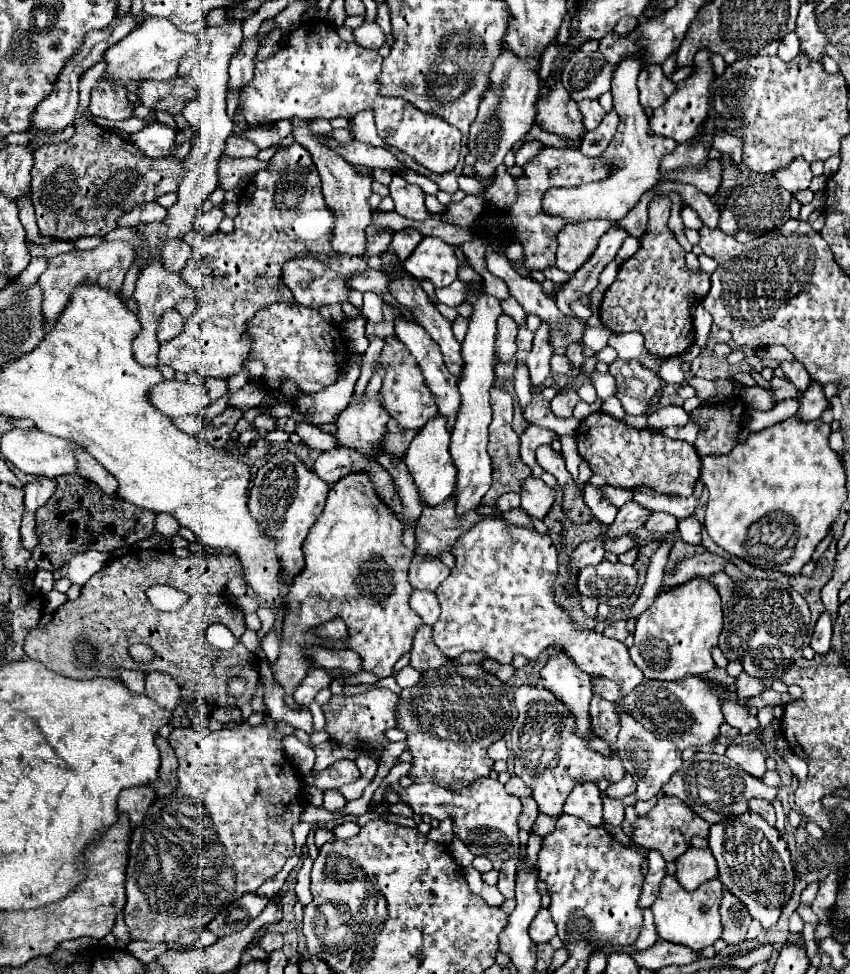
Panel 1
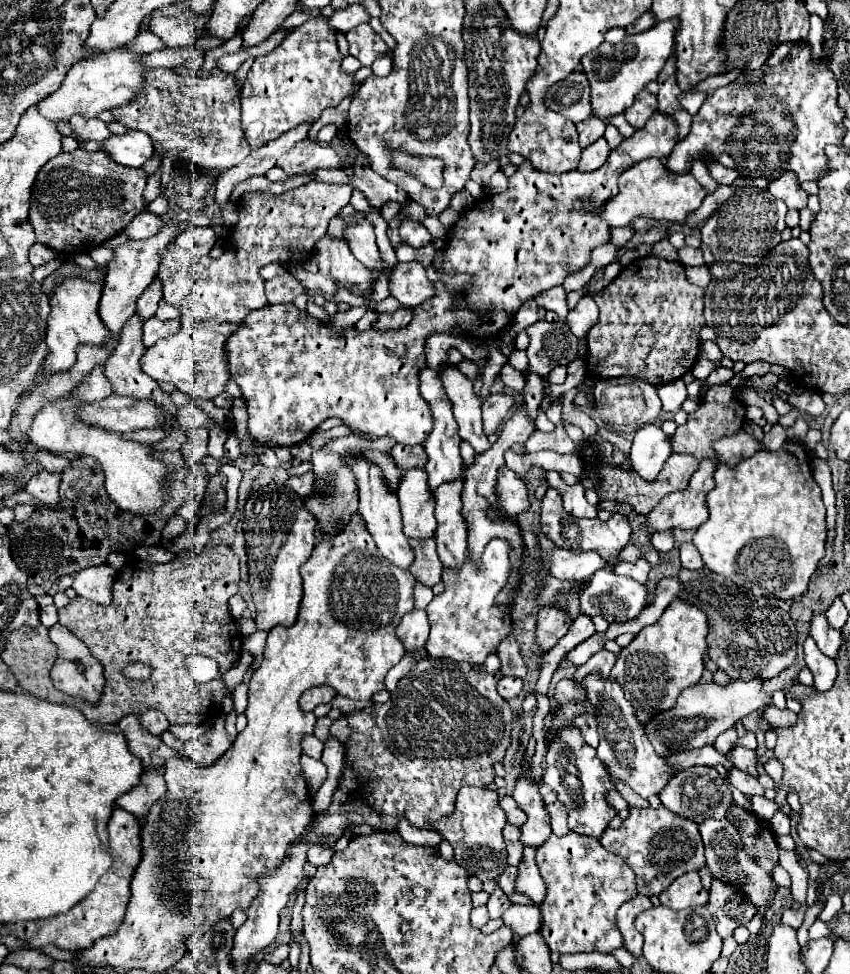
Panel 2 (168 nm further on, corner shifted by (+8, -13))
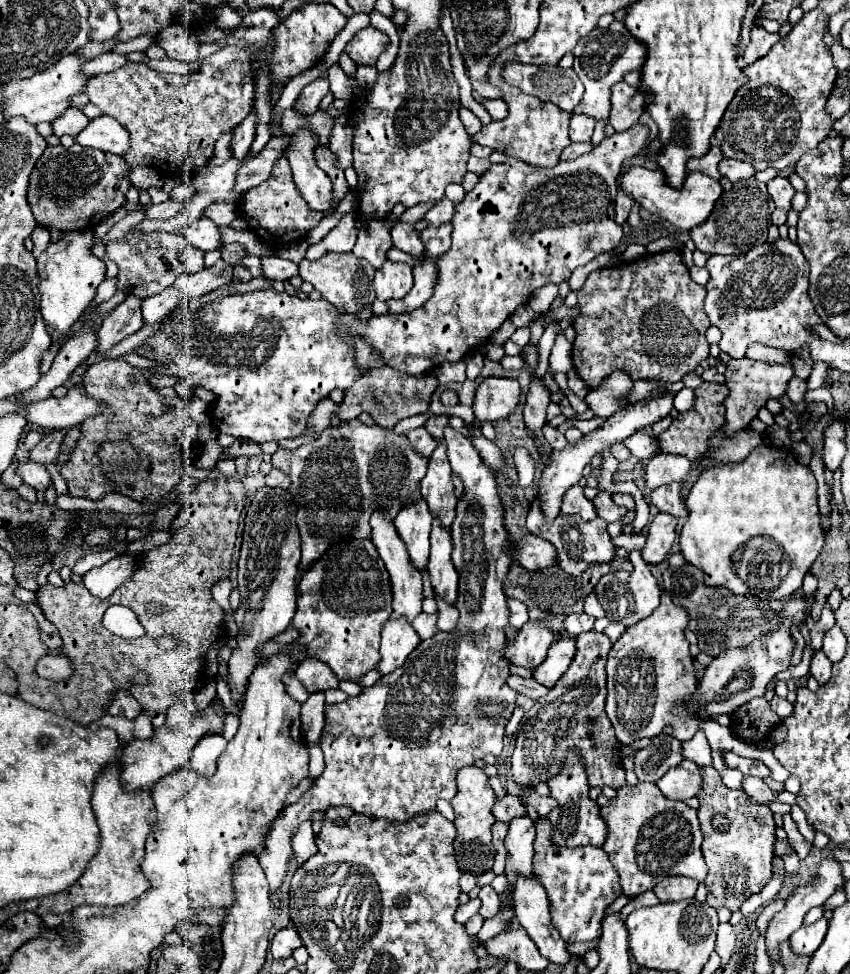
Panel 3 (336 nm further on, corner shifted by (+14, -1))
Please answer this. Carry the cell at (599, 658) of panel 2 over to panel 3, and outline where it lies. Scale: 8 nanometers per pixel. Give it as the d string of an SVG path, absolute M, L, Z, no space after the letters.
M588 631L578 635L576 639L576 657L572 661L572 665L568 667L568 671L558 679L558 683L552 687L552 691L544 697L538 699L534 703L534 707L528 711L528 721L524 721L522 731L518 731L516 735L516 747L514 747L514 755L512 755L512 779L520 785L538 785L540 781L548 781L548 777L552 777L552 773L556 773L560 761L564 759L564 749L568 747L576 747L580 749L580 755L584 757L584 765L588 771L588 783L590 787L614 787L620 789L626 785L626 773L624 769L620 769L620 745L616 741L614 729L606 717L604 711L604 699L606 699L606 655L610 651L612 643L604 633L598 631Z

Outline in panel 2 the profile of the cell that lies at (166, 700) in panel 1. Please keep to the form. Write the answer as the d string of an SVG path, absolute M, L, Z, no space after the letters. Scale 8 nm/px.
M146 711L146 713L142 713L140 715L140 723L142 723L142 727L146 729L146 731L150 731L152 735L160 735L162 731L166 731L168 729L168 719L162 715L162 713L158 713L158 711Z

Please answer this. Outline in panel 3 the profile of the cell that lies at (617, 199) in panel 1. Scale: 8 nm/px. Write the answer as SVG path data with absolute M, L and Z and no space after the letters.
M638 165L630 167L626 173L622 173L618 177L618 185L626 195L630 195L648 213L670 221L680 231L690 231L692 227L704 223L704 219L708 219L708 213L714 209L714 203L722 193L720 183L704 173L696 173L696 171L688 173L684 179L684 185L680 189L674 189L666 183L666 175L660 169L650 171L646 167L638 167Z

